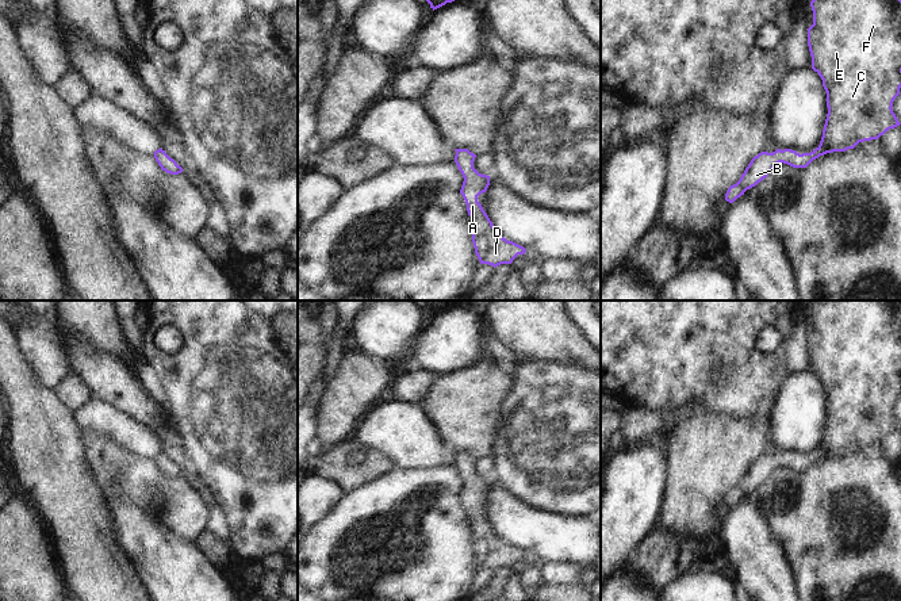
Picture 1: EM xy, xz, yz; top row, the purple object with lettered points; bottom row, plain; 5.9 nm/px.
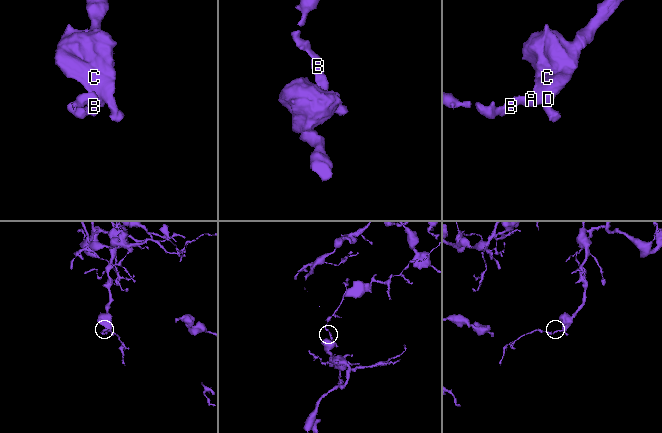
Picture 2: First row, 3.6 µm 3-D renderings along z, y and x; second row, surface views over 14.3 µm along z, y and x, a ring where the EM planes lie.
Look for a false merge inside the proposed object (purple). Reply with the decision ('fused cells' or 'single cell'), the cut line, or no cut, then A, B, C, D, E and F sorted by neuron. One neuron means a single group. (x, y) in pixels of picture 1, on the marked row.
single cell; no cut; A B C D E F

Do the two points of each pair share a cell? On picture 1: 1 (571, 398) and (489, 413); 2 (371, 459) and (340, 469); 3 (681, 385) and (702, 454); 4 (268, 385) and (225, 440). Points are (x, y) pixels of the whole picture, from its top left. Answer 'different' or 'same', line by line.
1: different
2: same
3: different
4: same

